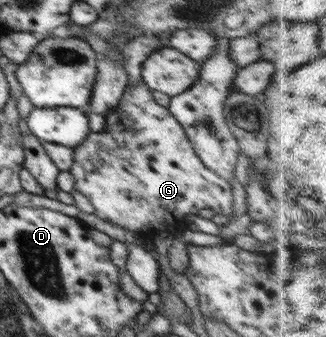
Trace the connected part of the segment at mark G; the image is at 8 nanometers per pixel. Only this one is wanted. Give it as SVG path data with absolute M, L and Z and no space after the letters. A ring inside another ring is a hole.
M146 83L126 87L118 104L104 117L103 130L91 131L89 137L74 149L75 164L70 170L75 180L75 189L89 197L98 218L131 232L154 235L158 231L168 230L169 226L172 229L184 227L182 218L188 214L198 215L202 208L210 208L216 214L224 214L227 217L232 214L234 196L230 183L204 166L182 125L167 107L155 101L153 90L146 86Z

